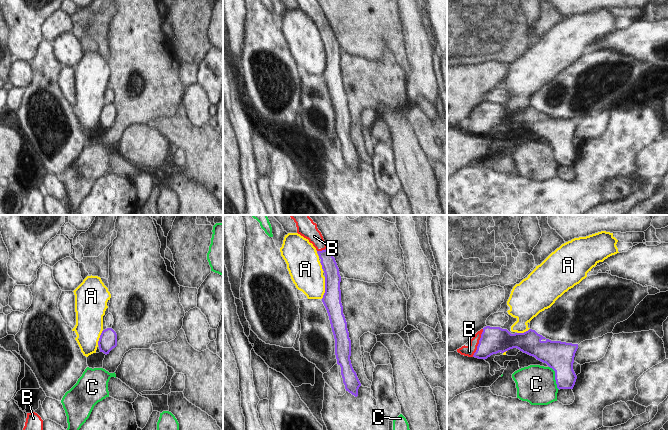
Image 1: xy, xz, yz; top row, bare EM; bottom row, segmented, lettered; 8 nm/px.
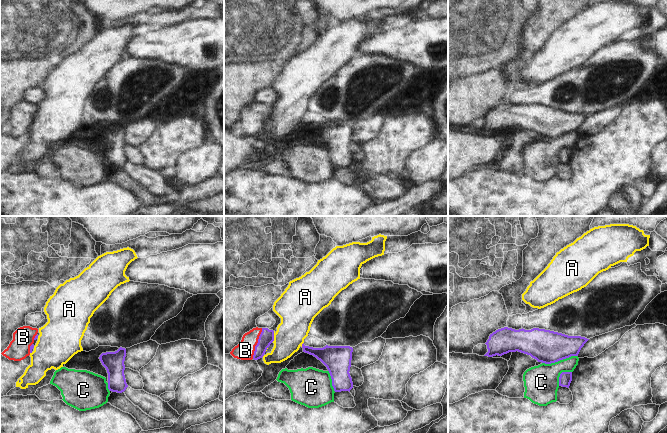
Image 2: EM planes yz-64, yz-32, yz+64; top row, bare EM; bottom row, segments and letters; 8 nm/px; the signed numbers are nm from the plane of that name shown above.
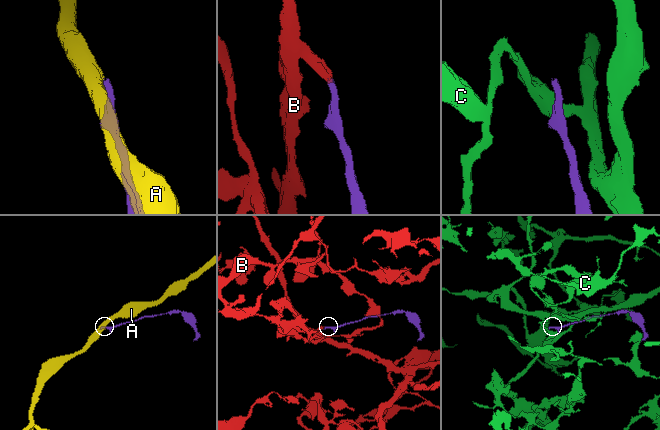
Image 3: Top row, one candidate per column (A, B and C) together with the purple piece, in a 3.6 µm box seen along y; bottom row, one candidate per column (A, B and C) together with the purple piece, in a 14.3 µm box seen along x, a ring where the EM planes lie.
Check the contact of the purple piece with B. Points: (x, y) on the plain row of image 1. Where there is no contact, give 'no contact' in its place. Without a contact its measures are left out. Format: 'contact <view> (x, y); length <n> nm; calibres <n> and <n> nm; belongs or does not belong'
contact yz (479, 119); length 240 nm; calibres 220 and 90 nm; belongs

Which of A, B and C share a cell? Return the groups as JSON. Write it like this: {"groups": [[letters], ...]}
{"groups": [["A"], ["B"], ["C"]]}

